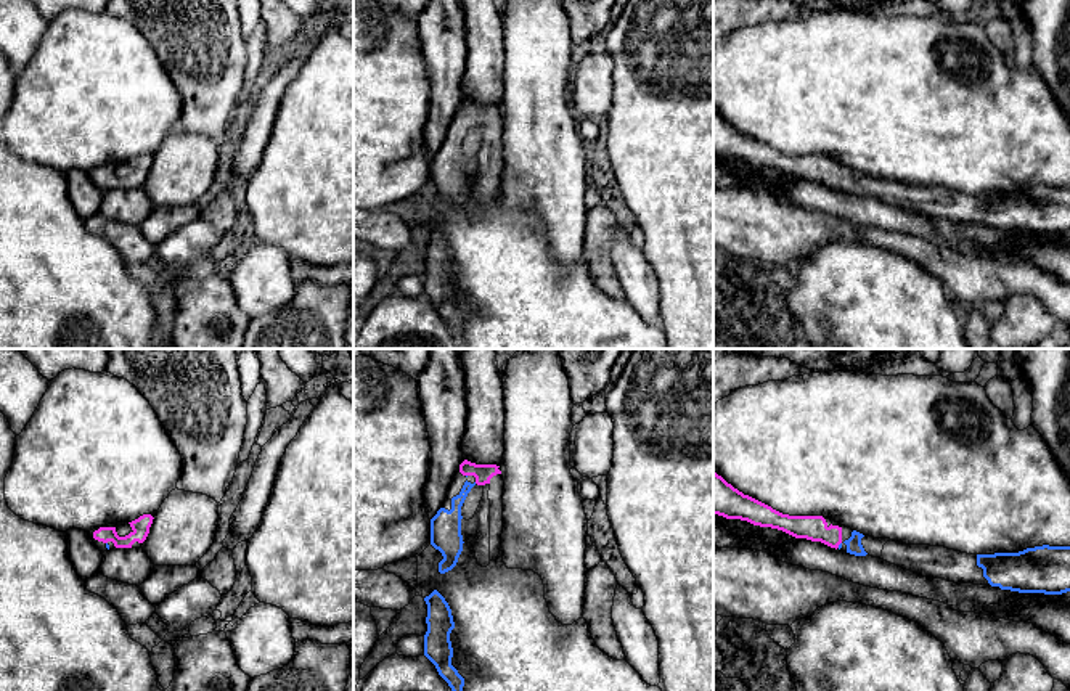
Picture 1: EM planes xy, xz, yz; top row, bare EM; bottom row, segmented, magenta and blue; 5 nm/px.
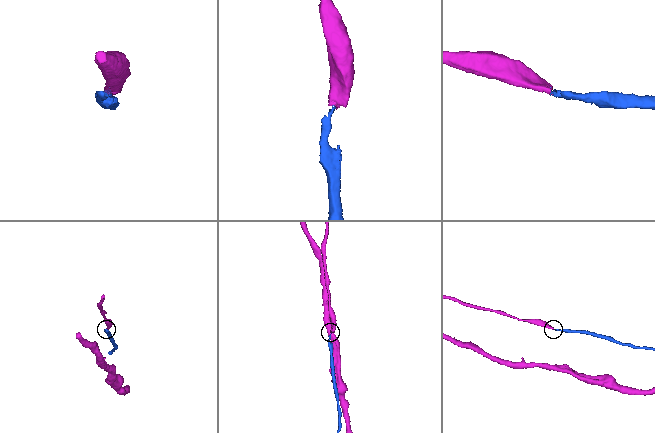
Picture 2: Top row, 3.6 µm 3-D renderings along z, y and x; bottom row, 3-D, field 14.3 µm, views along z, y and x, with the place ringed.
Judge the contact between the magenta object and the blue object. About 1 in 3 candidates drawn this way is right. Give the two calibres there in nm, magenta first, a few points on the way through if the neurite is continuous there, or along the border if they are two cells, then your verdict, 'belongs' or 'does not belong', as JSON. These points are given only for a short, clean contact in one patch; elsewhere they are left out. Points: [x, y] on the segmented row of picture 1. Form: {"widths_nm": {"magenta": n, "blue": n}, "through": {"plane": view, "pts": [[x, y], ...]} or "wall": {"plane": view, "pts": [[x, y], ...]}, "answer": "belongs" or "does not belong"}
{"widths_nm": {"magenta": 130, "blue": 20}, "through": {"plane": "yz", "pts": [[812, 527], [839, 543], [841, 543]]}, "answer": "belongs"}

